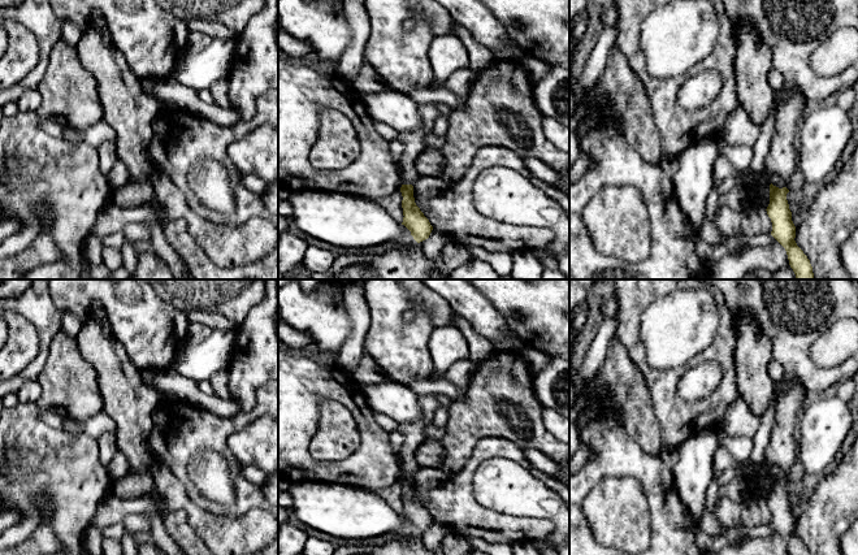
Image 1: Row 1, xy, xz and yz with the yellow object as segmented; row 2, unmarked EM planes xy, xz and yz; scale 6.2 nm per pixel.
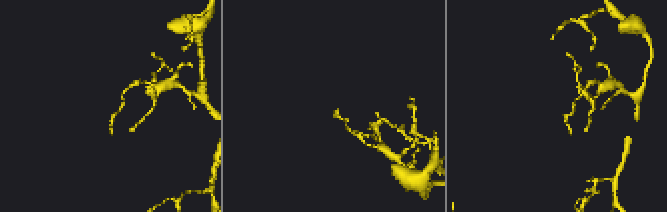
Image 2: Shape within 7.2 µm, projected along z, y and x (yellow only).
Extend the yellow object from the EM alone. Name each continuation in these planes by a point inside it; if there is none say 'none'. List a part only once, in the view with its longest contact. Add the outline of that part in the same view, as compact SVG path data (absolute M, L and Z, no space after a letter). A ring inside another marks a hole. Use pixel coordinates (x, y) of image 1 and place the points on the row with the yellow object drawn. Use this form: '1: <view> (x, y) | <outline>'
none

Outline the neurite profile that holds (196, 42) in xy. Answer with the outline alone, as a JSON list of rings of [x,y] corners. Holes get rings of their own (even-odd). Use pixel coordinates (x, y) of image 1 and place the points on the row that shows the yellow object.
[[[190,31],[187,51],[190,52],[202,51],[208,45],[209,42],[211,42],[211,38],[208,35]]]

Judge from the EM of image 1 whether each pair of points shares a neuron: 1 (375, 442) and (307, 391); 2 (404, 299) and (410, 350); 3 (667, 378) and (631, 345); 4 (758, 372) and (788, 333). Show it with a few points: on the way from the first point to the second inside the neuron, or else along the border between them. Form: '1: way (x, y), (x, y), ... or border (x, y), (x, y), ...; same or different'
1: way (365, 421), (338, 391), (328, 391); same
2: way (397, 312), (397, 337); same
3: way (657, 378), (641, 363), (637, 355); same
4: border (758, 328), (770, 341), (772, 358); different

